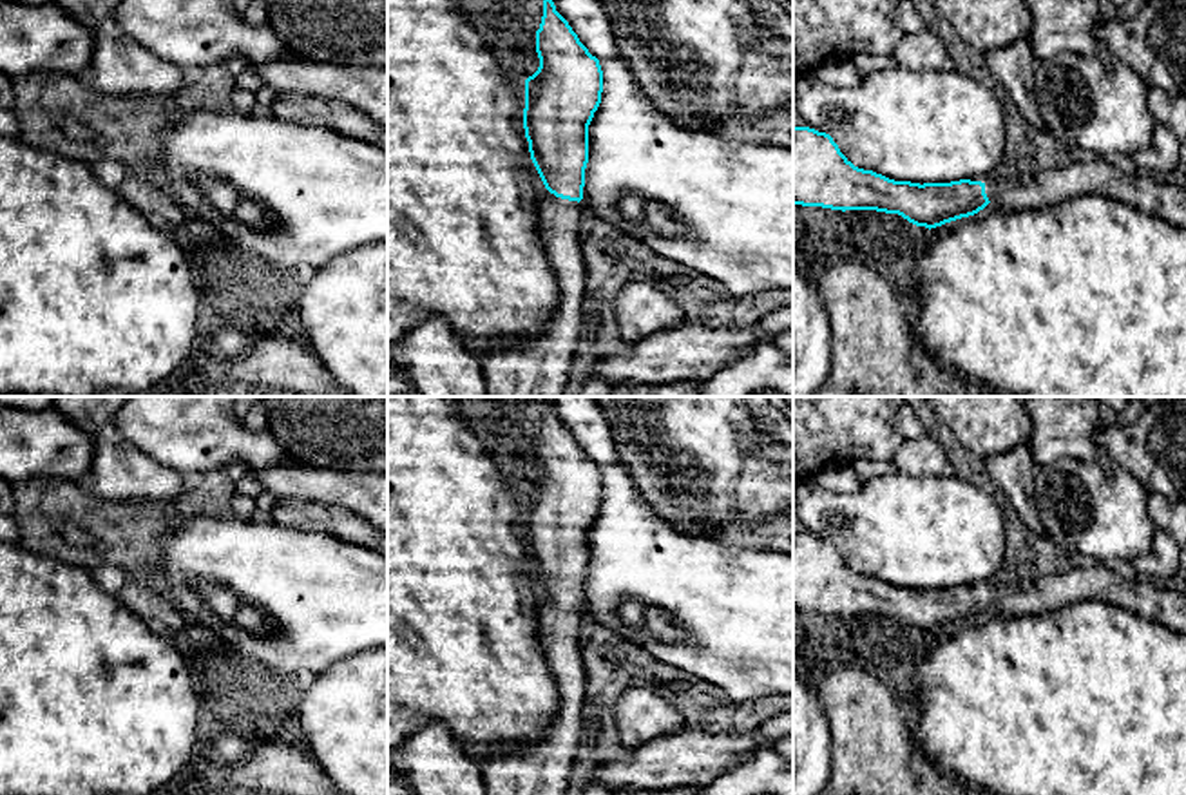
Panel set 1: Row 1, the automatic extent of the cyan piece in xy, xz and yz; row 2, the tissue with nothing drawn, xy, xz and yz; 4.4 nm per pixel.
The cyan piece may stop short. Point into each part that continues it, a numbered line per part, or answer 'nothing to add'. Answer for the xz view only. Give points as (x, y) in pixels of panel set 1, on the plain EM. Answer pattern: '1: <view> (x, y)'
1: xz (542, 766)

